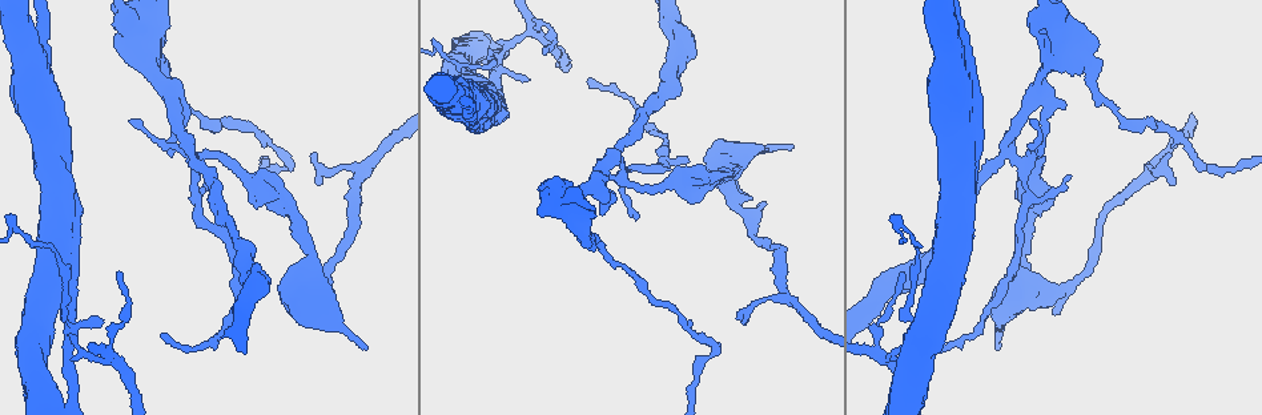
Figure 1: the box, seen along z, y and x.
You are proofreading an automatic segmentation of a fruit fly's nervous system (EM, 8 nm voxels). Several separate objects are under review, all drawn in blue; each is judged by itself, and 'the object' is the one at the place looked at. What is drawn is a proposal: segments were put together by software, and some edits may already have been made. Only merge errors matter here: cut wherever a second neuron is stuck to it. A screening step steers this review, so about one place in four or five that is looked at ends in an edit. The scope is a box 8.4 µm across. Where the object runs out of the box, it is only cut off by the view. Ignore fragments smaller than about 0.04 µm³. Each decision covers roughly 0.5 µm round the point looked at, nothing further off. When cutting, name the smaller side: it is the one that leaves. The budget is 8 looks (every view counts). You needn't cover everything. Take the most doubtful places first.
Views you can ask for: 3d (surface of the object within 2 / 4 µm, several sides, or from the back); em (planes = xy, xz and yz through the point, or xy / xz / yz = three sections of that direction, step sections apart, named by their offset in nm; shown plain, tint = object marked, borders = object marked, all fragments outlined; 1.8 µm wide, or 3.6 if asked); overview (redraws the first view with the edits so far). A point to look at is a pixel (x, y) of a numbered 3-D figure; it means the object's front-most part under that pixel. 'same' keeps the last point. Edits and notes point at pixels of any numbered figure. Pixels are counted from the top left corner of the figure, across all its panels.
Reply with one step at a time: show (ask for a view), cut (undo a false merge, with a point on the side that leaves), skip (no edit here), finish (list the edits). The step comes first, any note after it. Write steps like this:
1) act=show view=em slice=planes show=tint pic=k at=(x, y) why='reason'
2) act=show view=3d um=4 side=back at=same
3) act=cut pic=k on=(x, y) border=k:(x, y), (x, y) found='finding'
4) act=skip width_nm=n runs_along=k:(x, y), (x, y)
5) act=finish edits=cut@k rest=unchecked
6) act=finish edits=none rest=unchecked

act=show view=em slice=xy step=16 show=tint pic=1 at=(956, 43) why='thick turns thin'

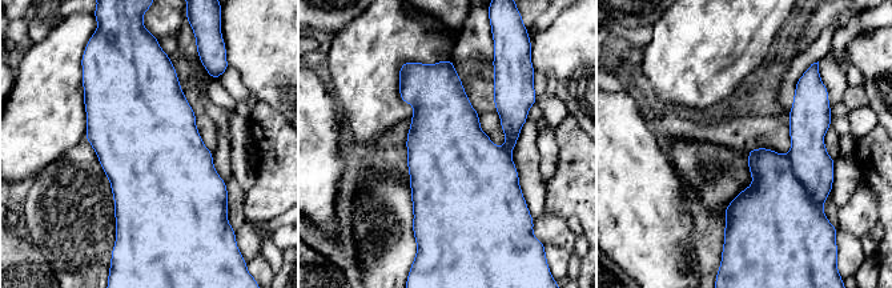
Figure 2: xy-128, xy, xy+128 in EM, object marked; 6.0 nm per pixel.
act=skip runs_along=2:(799, 87), (802, 152), (731, 218) found='one neuron here'

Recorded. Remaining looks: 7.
act=show view=3d um=4 pic=1 at=(501, 68) why='closes a loop'

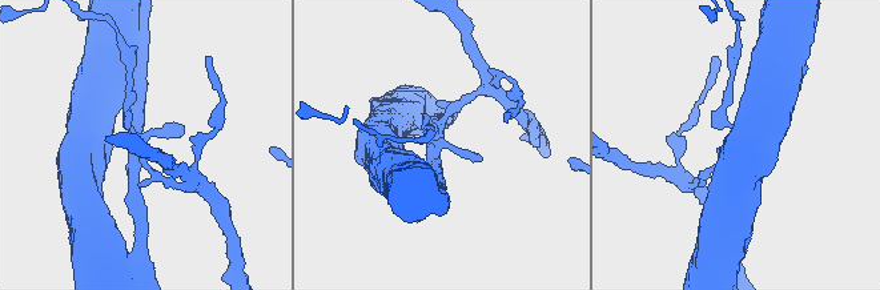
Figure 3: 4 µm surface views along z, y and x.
act=show view=em slice=yz step=4 show=tint pic=3 at=(134, 161) why='shape alone is not enough'

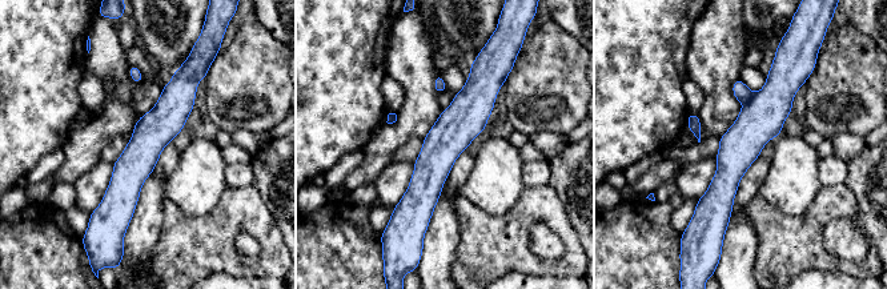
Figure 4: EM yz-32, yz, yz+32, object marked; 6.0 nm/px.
act=show view=em slice=planes show=tint at=same why='another direction'

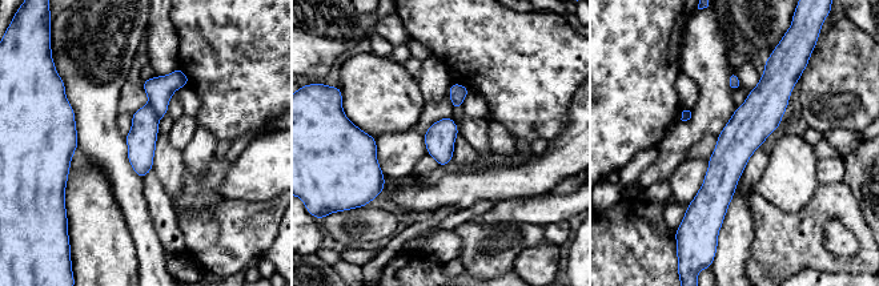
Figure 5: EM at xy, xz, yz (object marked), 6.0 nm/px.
act=cut pic=5 on=(159, 89) width_nm=180 border=5:(148, 103), (159, 120) found='a second neuron is stuck on'

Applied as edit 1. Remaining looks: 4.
act=show view=em slice=planes show=tint pic=1 at=(1008, 151)

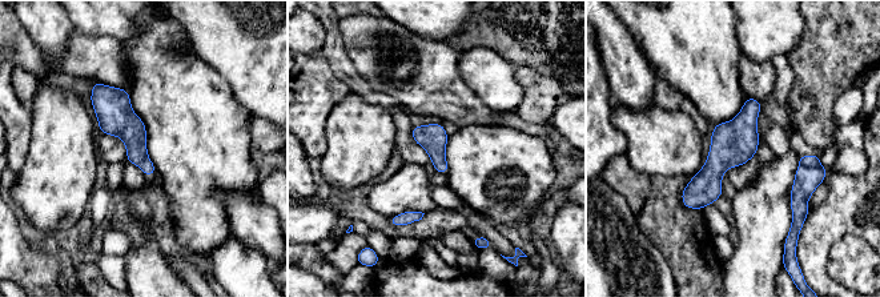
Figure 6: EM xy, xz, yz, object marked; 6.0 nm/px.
act=cut pic=6 on=(811, 161) border=6:(800, 164), (820, 167) found='a second neuron is stuck on'

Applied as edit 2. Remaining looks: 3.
act=finish edits=cut@5,cut@6 rest=unchecked

